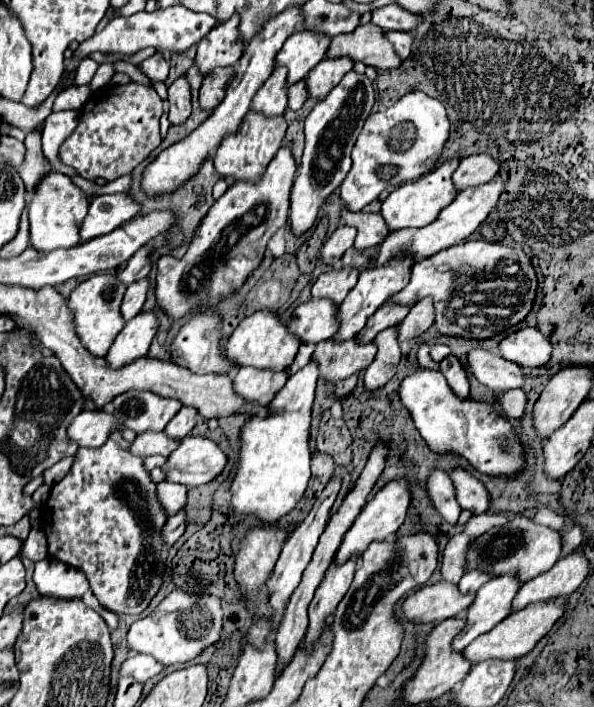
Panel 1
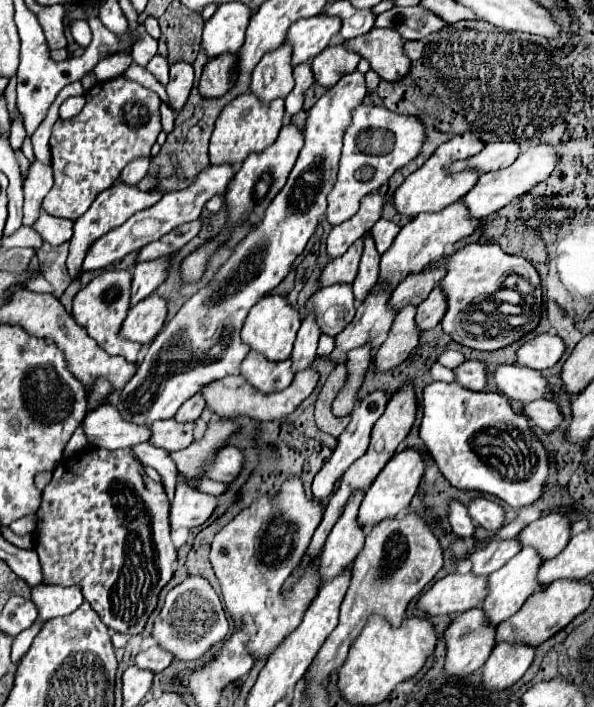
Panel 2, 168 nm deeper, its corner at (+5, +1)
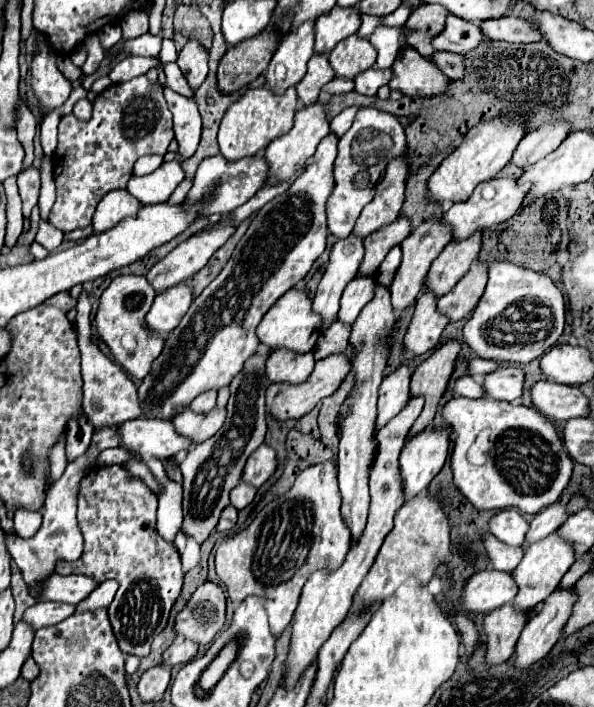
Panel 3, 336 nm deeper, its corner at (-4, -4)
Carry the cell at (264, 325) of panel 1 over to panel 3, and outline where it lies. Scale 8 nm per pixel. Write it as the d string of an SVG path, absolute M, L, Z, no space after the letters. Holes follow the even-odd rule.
M290 289L276 301L276 305L264 315L264 321L258 325L258 337L264 345L274 347L274 349L292 349L296 353L312 351L316 345L316 339L320 337L322 331L322 317L312 311L312 299L308 297L306 291L300 289Z

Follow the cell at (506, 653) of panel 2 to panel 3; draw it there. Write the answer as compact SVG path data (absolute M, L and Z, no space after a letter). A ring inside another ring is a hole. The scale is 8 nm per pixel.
M554 589L546 599L542 609L530 617L526 623L516 653L512 657L518 669L534 665L536 661L544 659L552 645L562 635L562 629L572 615L572 607L576 603L574 589Z

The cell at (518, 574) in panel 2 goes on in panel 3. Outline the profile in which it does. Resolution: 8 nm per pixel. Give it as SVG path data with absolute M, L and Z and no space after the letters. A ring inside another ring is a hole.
M556 531L540 541L536 541L534 545L530 545L526 549L524 559L520 561L520 565L512 573L512 577L518 583L518 595L514 599L514 607L518 607L522 611L534 609L540 601L544 601L544 597L548 597L548 593L552 593L552 589L558 587L560 579L572 567L574 561L576 561L576 553L574 553L572 545L568 545L568 541L562 535L558 535Z

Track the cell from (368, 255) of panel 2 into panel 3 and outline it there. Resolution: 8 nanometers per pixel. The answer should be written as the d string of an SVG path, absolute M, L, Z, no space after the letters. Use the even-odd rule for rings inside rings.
M376 285L374 299L360 311L360 317L352 325L350 345L354 347L352 355L352 371L356 373L356 385L348 399L342 405L342 411L352 409L348 417L344 417L344 429L340 435L340 447L338 447L338 481L340 481L340 493L342 493L342 513L344 521L352 531L352 541L360 537L360 531L364 531L366 517L368 517L368 505L370 505L370 493L368 493L368 475L372 467L372 457L376 453L376 399L378 399L378 387L384 377L386 359L388 359L388 345L384 343L384 335L394 323L394 311L390 305L390 291L382 285Z

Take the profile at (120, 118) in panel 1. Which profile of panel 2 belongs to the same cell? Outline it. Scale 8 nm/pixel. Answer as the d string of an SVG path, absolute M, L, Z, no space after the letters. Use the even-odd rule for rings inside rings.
M125 78L95 84L87 92L85 108L69 120L57 120L53 126L51 154L55 184L43 200L43 208L53 216L77 220L89 210L97 194L117 182L121 170L131 160L151 156L151 146L161 132L159 104L161 100L155 92Z

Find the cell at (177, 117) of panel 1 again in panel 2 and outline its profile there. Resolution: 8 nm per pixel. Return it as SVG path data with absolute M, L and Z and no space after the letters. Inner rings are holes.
M177 62L171 66L171 78L167 84L167 96L173 112L181 112L193 86L193 66Z

